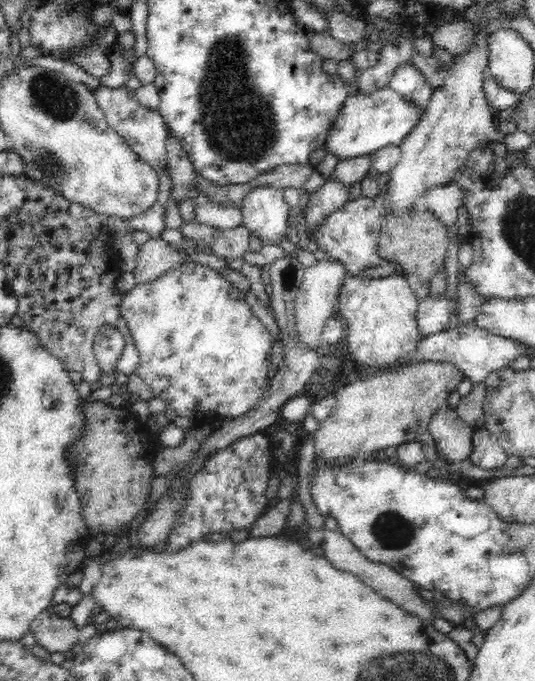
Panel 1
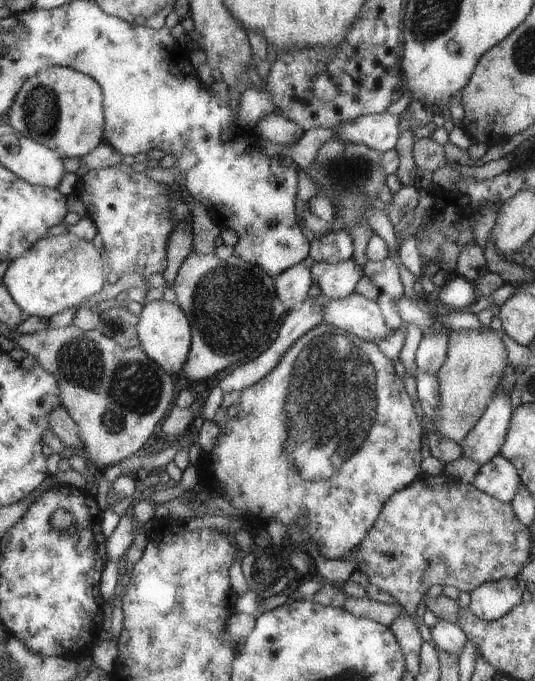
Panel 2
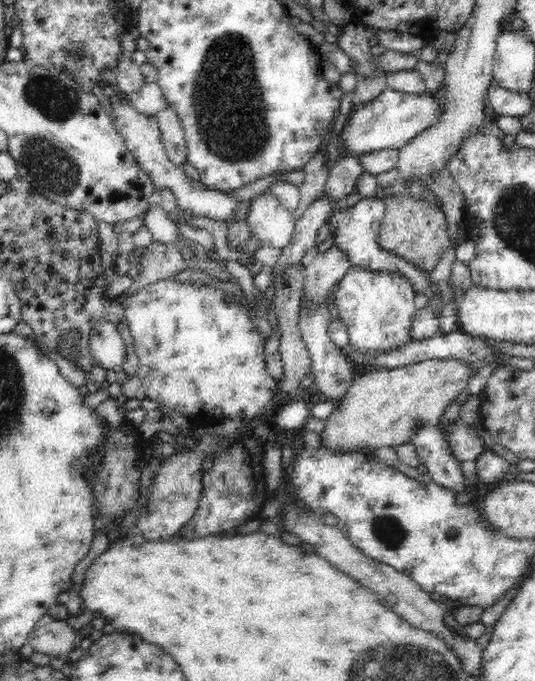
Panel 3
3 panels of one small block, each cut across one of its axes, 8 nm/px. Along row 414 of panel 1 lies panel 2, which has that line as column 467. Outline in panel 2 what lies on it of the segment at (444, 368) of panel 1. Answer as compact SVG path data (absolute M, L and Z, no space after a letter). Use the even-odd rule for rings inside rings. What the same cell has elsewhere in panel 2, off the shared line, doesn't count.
M490 326L476 330L450 330L447 355L436 374L440 404L438 416L433 421L435 429L459 443L487 410L488 400L492 400L506 366L506 345L500 331Z

